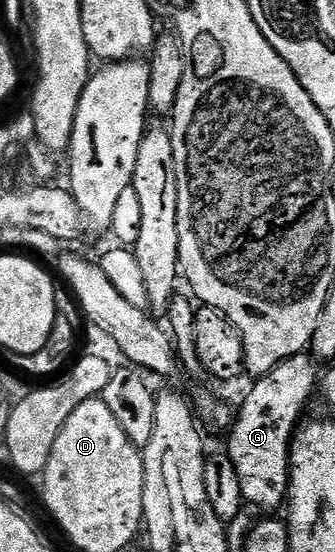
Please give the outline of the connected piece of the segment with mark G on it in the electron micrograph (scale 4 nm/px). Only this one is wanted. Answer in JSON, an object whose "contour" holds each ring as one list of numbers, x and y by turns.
{"contour":[[302,353,291,357,287,361,283,361,279,365,275,365,275,369,271,369,265,375,258,375,252,380,253,388,245,395,245,404,241,408,236,408,235,418,232,420,231,426,228,428,227,434,229,434,229,447,227,447,227,454,231,457,231,465,235,465,235,473,239,473,239,486,243,488,243,497,245,498,246,504,250,508,258,507,261,513,277,513,277,511,286,506,289,498,289,449,293,441,295,432,298,430,299,424,302,422,301,414,305,411,305,406,309,403,309,398,314,398,315,392,319,387,319,367,315,362,314,356,309,353]]}

